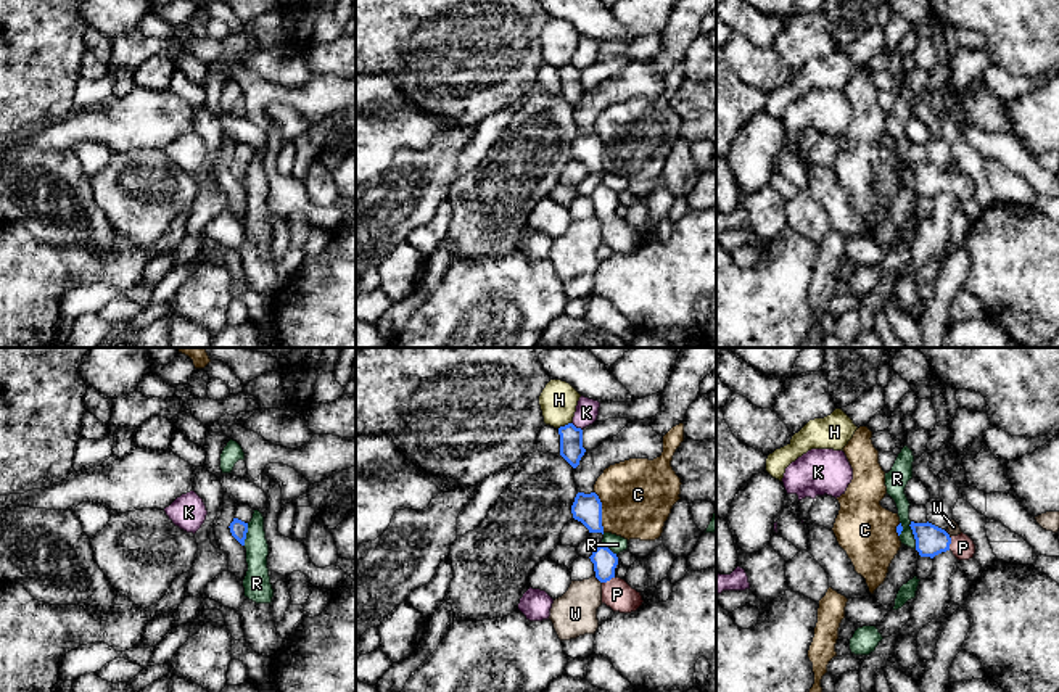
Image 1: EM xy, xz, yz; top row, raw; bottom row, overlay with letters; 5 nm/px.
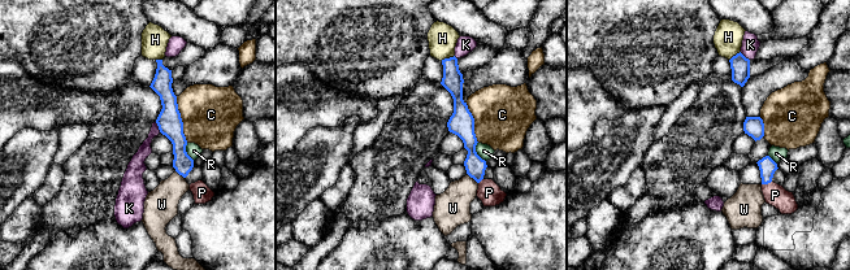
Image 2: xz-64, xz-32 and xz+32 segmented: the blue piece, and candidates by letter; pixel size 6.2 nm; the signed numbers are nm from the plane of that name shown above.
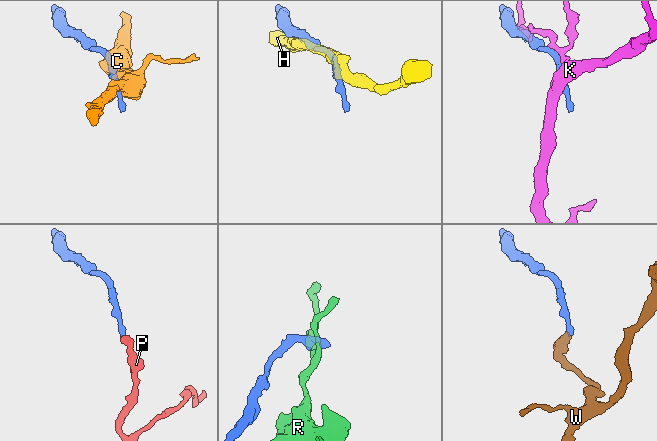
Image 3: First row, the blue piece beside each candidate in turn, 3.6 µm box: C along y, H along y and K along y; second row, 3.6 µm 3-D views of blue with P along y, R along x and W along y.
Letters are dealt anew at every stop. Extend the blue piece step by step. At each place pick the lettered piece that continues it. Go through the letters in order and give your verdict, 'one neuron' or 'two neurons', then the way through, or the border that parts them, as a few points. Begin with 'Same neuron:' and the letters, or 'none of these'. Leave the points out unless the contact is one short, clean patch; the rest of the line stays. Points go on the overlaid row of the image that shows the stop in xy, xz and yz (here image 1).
Same neuron: P
C: two neurons; border along xz (594, 491), (601, 502), (601, 525), (604, 531)
H: two neurons
K: two neurons
P: one neuron; runs through yz (931, 539), (950, 543), (963, 547)
R: two neurons; border along yz (910, 522), (916, 547)
W: two neurons; border along xz (594, 576), (601, 583)

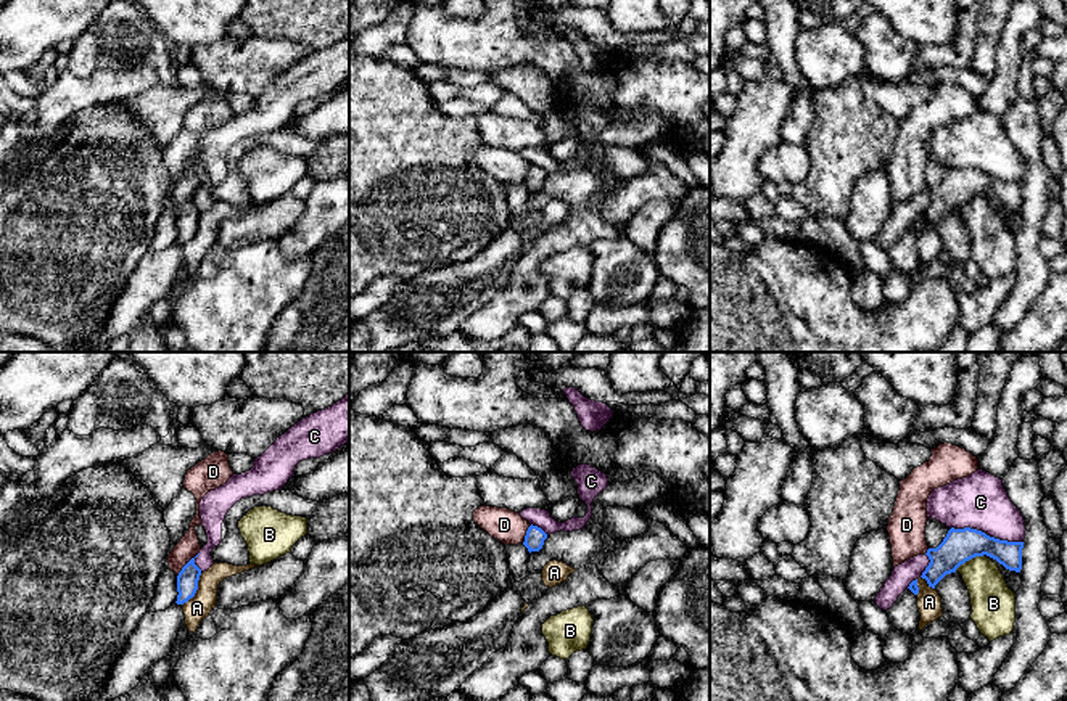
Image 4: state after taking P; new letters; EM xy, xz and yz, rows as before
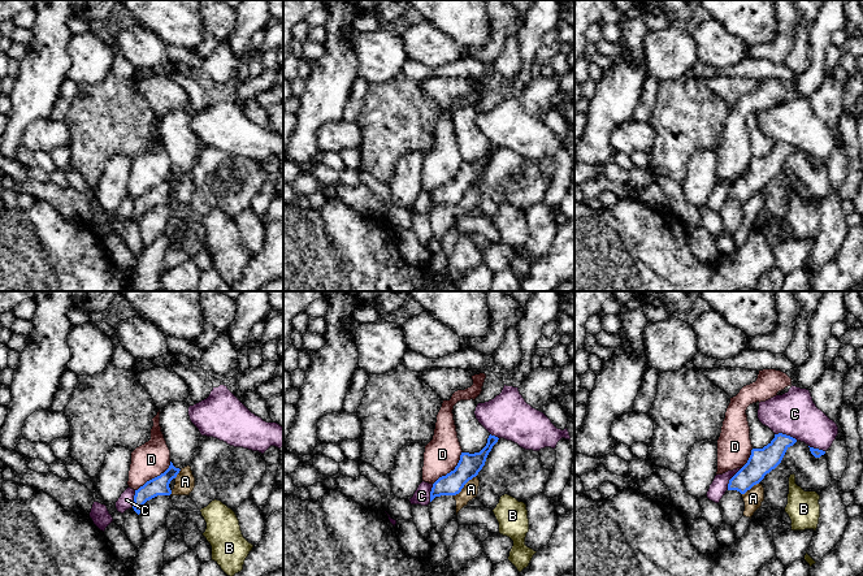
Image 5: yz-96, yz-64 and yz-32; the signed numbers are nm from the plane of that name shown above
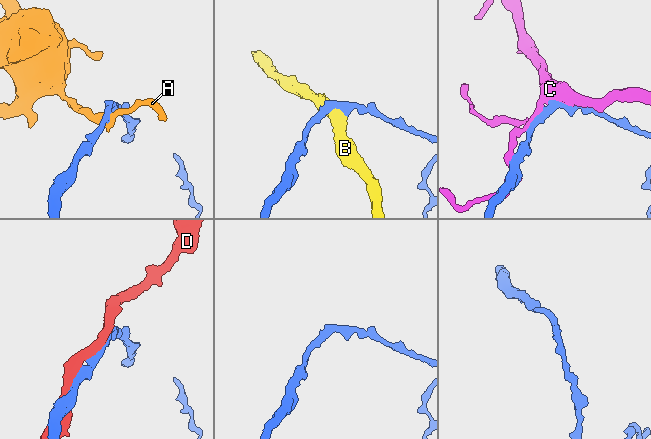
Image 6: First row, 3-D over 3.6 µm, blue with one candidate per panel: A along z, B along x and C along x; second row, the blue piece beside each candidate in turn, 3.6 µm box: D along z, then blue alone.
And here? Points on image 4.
Same neuron: none of these
A: two neurons; border along xy (201, 573), (197, 592), (182, 605)
B: two neurons
C: two neurons
D: two neurons

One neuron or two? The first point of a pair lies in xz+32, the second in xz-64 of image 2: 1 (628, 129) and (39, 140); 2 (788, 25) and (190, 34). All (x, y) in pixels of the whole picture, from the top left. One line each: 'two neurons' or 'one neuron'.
1: one neuron
2: two neurons

